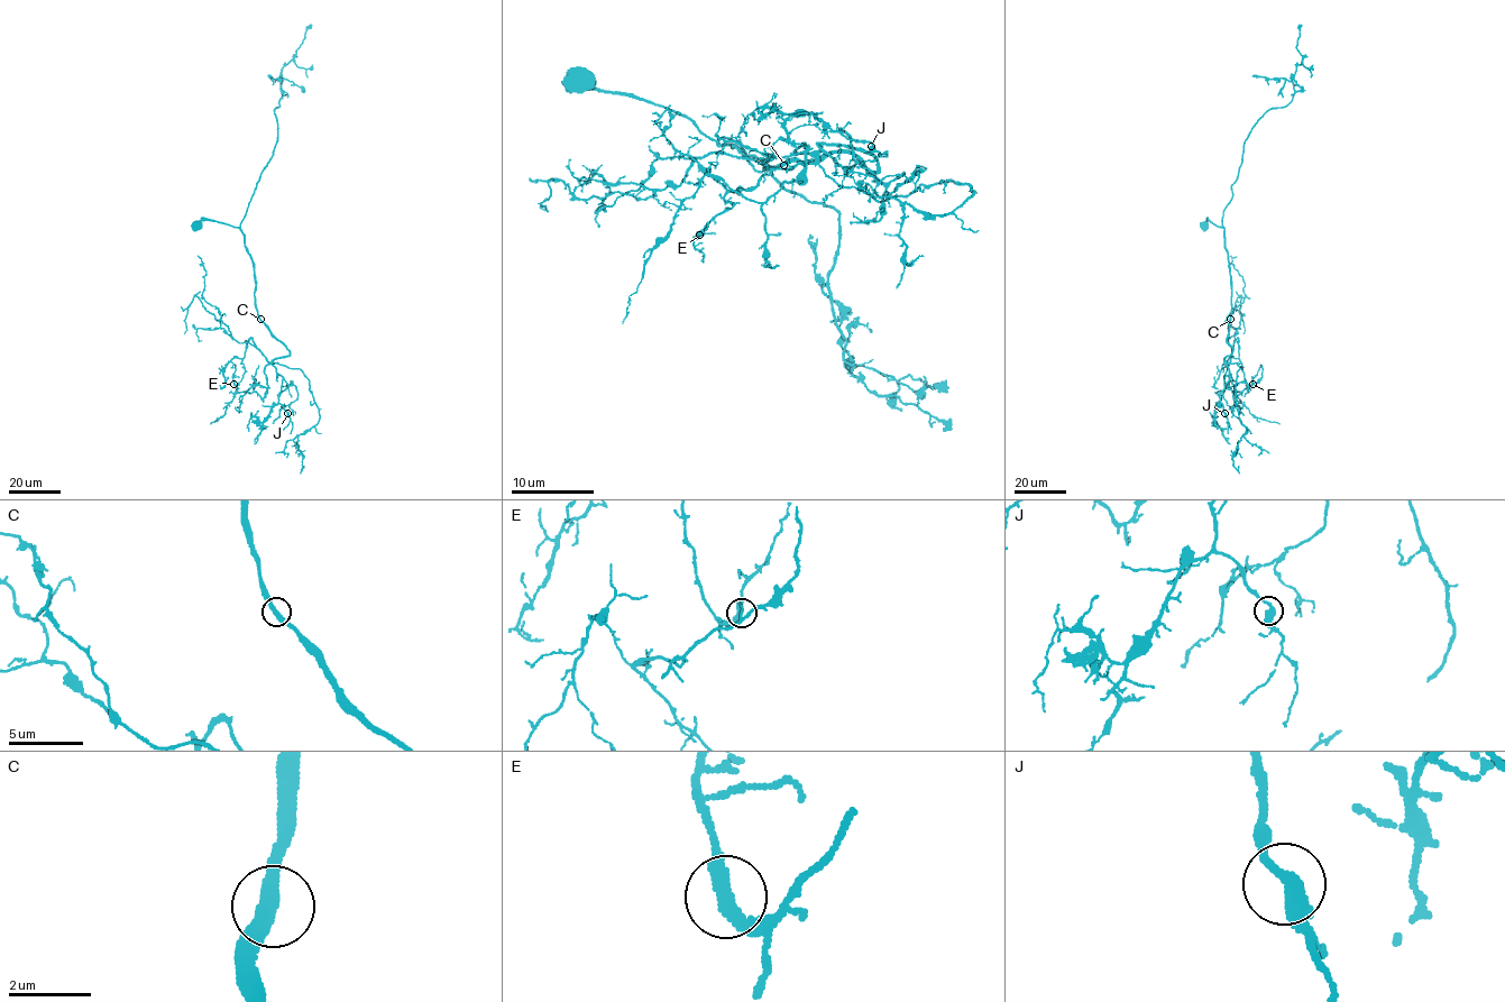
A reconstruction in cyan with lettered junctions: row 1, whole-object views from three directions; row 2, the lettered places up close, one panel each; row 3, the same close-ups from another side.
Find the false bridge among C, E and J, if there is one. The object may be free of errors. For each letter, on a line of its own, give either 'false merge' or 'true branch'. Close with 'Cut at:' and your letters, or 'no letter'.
C: true branch
E: true branch
J: true branch
Cut at: no letter

